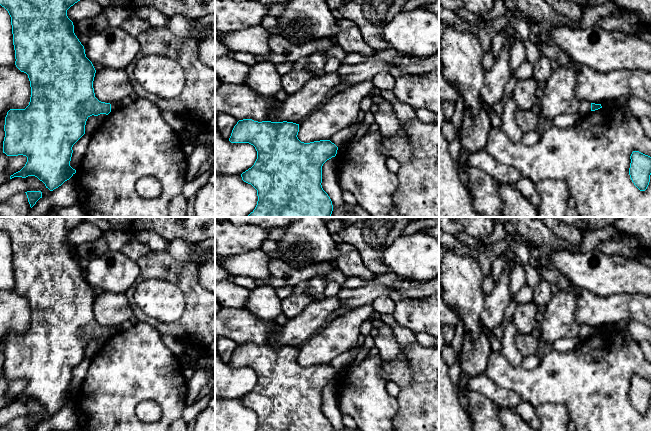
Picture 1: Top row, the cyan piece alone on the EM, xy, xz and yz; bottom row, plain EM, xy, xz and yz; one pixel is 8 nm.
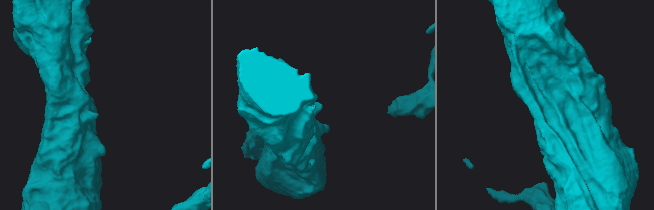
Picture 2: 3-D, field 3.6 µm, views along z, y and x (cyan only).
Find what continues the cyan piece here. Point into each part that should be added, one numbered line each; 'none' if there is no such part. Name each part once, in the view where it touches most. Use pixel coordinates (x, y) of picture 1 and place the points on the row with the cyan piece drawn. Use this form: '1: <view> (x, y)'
none

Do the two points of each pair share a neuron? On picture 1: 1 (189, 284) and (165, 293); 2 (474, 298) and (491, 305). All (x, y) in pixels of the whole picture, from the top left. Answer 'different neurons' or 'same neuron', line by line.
1: different neurons
2: different neurons

